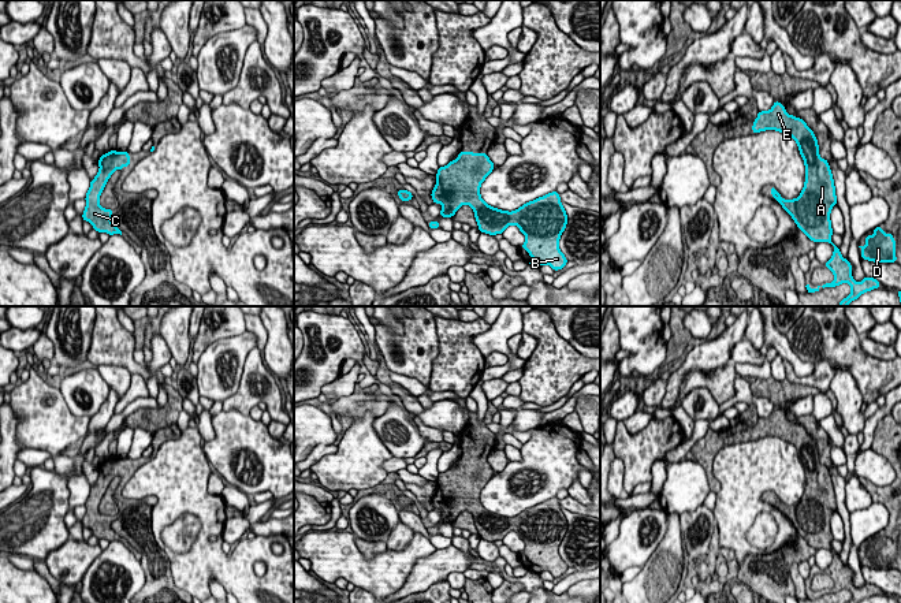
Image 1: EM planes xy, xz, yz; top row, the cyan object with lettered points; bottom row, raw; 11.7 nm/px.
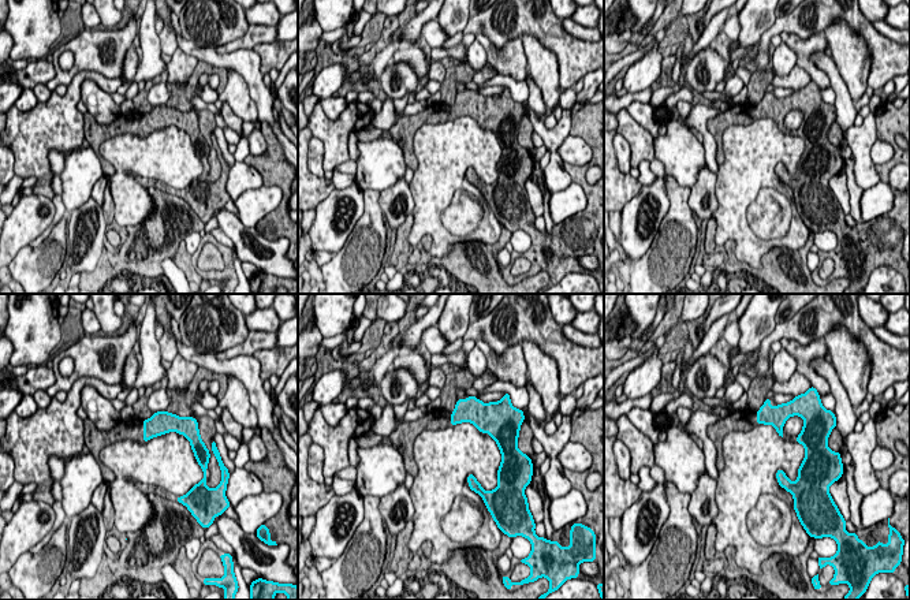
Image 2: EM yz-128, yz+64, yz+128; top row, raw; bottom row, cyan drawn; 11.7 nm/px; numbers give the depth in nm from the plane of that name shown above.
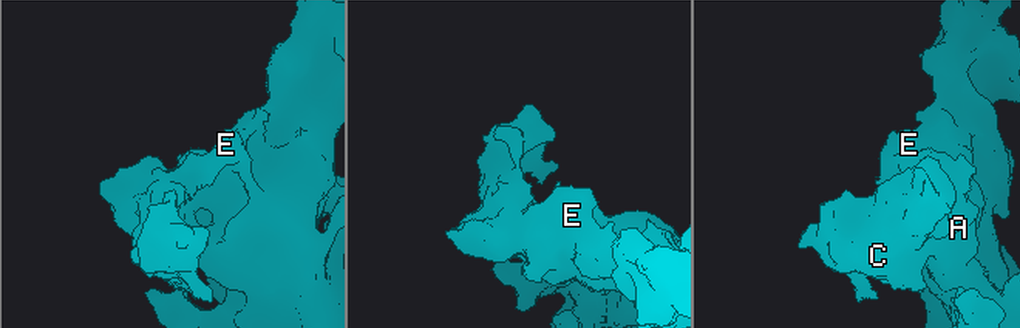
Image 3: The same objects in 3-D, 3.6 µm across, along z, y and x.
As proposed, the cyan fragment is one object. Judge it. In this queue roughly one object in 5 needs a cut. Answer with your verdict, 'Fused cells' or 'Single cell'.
Single cell

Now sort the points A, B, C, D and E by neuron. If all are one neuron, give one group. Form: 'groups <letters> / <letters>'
groups A B C D E

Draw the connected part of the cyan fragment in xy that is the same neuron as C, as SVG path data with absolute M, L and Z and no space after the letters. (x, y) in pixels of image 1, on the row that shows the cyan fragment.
M109 150L98 159L98 172L93 180L90 180L90 187L86 193L85 201L86 206L82 213L82 219L93 226L97 232L107 232L108 235L120 234L122 231L111 222L112 209L105 209L100 206L100 196L108 183L111 175L123 167L130 165L129 152Z

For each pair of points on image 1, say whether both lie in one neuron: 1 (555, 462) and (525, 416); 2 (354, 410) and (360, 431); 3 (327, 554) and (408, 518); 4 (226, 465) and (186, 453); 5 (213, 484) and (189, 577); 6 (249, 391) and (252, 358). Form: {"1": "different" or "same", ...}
{"1": "different", "2": "different", "3": "different", "4": "different", "5": "different", "6": "same"}

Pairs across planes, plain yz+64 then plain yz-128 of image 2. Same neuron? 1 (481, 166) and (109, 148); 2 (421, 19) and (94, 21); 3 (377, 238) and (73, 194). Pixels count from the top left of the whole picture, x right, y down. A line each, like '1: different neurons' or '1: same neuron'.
1: same neuron
2: different neurons
3: different neurons

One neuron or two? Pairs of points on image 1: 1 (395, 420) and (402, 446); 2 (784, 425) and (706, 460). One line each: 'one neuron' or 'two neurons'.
1: one neuron
2: one neuron

